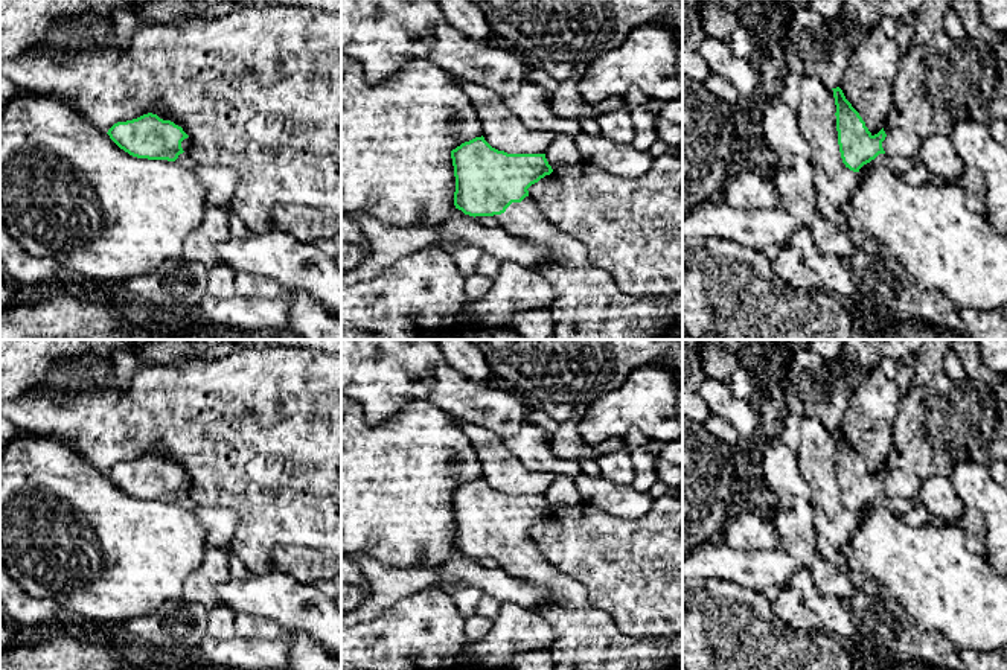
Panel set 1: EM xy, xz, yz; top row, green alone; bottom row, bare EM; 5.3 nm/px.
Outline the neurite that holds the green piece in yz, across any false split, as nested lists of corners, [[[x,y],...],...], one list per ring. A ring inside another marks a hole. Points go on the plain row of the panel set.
[[[945,370],[938,372],[929,384],[913,387],[902,396],[894,422],[893,448],[878,475],[873,477],[868,472],[839,428],[832,431],[841,499],[853,513],[859,513],[879,495],[916,499],[925,480],[929,477],[949,478],[960,461],[973,460],[986,466],[992,461],[1007,461],[1007,405],[986,382],[970,378],[955,382]]]

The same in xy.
[[[152,454],[117,463],[107,475],[120,490],[137,499],[175,502],[190,489],[190,480],[181,467]]]

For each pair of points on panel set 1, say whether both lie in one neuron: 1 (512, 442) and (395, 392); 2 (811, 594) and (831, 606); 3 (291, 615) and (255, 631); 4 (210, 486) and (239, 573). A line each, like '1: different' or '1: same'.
1: different
2: same
3: different
4: different

